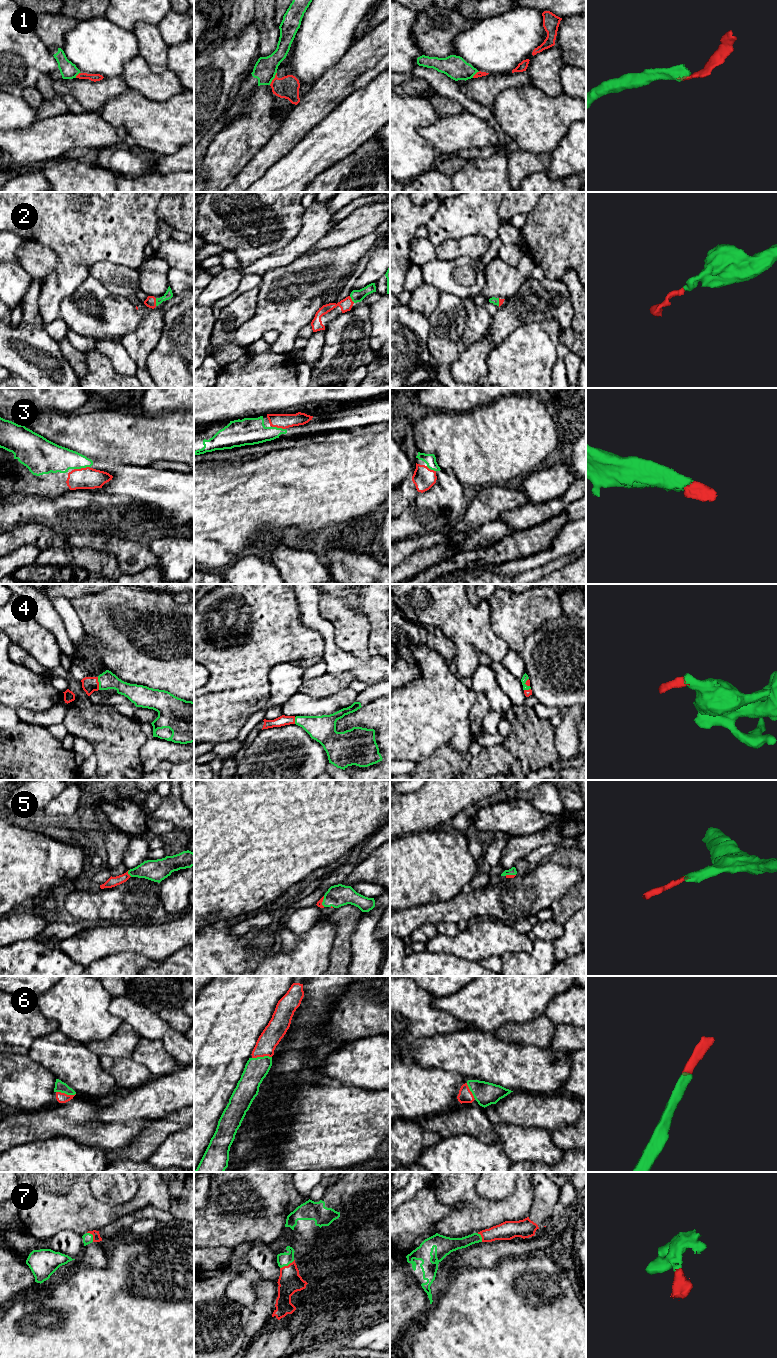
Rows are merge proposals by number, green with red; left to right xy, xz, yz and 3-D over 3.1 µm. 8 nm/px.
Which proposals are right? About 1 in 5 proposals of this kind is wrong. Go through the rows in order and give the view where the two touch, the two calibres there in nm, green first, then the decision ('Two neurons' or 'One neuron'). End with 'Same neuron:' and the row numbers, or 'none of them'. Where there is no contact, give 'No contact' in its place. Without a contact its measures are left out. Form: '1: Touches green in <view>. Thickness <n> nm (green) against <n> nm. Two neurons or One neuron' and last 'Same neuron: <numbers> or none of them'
1: Touches green in xz. Thickness 190 nm (green) against 180 nm. Two neurons
2: Touches green in xy. Thickness 70 nm (green) against 90 nm. One neuron
3: Touches green in xy. Thickness 220 nm (green) against 180 nm. One neuron
4: Touches green in xy. Thickness 140 nm (green) against 130 nm. One neuron
5: Touches green in xy. Thickness 180 nm (green) against 80 nm. One neuron
6: Touches green in xy. Thickness 90 nm (green) against 80 nm. One neuron
7: Touches green in xz. Thickness 110 nm (green) against 180 nm. One neuron
Same neuron: 2, 3, 4, 5, 6, 7

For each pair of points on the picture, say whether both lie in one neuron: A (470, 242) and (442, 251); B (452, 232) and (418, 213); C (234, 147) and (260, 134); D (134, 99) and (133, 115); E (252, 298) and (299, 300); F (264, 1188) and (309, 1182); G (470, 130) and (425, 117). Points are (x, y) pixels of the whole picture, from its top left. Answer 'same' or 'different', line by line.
A: same
B: different
C: same
D: same
E: different
F: different
G: different

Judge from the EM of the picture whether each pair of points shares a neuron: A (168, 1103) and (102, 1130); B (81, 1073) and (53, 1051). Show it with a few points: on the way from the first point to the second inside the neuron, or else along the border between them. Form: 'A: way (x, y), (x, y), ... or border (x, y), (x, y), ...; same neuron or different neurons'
A: border (143, 1119), (125, 1123), (97, 1122); different neurons
B: way (74, 1066), (60, 1055); same neuron

